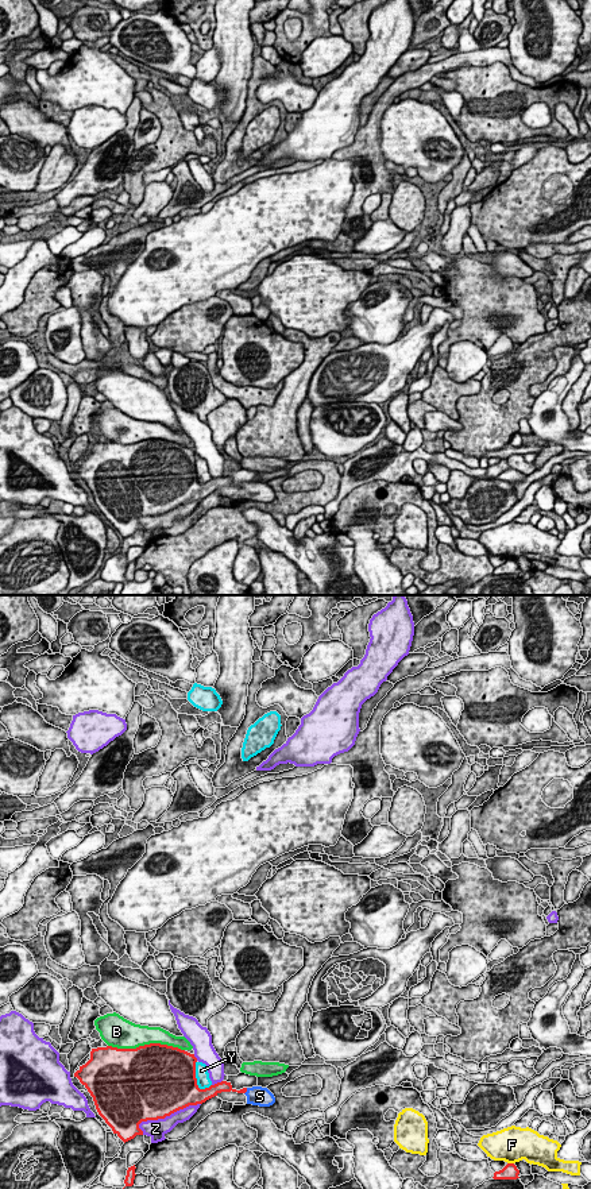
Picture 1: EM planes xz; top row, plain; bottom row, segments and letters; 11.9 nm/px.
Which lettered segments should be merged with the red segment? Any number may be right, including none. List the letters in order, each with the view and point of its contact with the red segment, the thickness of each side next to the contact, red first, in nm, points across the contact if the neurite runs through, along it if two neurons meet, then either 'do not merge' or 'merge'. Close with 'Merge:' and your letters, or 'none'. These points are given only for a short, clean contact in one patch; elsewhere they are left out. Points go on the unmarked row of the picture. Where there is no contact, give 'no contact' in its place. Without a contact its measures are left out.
B: meets red in xz at (146, 440); 500 nm thick on the red side, 320 nm on the other; do not merge
F: meets red in xz at (510, 559); 190 nm thick on the red side, 420 nm on the other; do not merge
S: meets red in xz at (246, 486); 130 nm thick on the red side, 220 nm on the other; runs through xz (226, 482), (246, 486), (259, 491); merge
Y: meets red in xz at (196, 474); 500 nm thick on the red side, 160 nm on the other; do not merge
Z: meets red in xz at (167, 510); 500 nm thick on the red side, 220 nm on the other; do not merge
Merge: S

